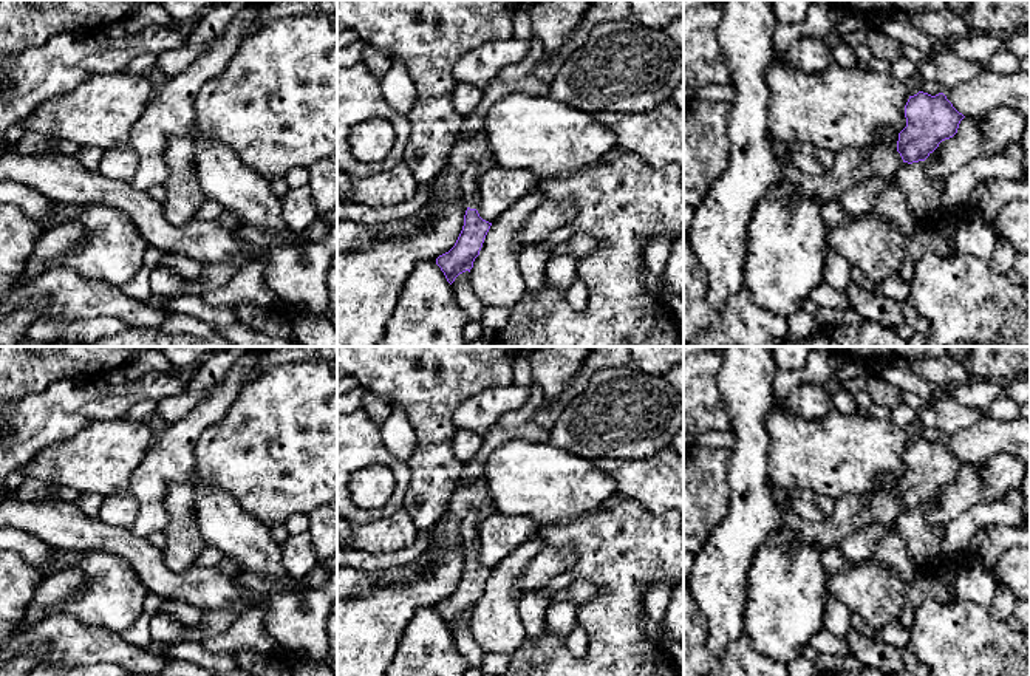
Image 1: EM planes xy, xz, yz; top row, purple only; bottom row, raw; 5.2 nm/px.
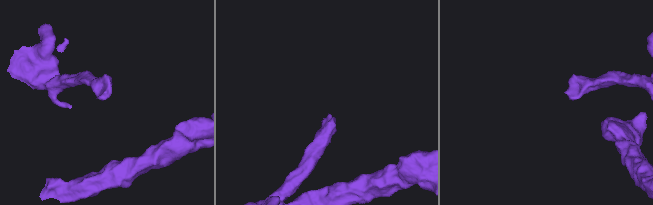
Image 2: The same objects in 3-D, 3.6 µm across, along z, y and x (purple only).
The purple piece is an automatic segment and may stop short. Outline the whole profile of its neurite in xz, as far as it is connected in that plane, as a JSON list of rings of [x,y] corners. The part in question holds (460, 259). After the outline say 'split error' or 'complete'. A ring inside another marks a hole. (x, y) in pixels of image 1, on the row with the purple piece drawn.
[[[469,167],[462,173],[461,190],[462,203],[467,207],[462,230],[455,246],[436,258],[436,265],[441,268],[450,285],[459,274],[466,271],[470,272],[492,226],[492,223],[483,220],[476,210],[479,201],[479,187],[475,167]]]; split error

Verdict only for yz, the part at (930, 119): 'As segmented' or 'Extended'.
Extended

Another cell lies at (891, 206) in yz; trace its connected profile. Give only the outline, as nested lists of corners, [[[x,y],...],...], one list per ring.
[[[891,183],[875,200],[874,212],[882,220],[894,224],[905,235],[911,235],[916,229],[916,217],[909,212],[905,193],[902,189]]]

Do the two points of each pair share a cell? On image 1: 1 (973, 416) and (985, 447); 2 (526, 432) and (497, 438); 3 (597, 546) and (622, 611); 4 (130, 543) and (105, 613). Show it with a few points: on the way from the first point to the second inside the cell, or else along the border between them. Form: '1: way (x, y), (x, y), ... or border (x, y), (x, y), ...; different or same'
1: border (984, 412), (976, 423), (944, 440); different
2: way (518, 433), (504, 435); same
3: way (613, 562), (622, 571), (622, 596); same
4: border (88, 551), (107, 551), (119, 556), (147, 588); different

